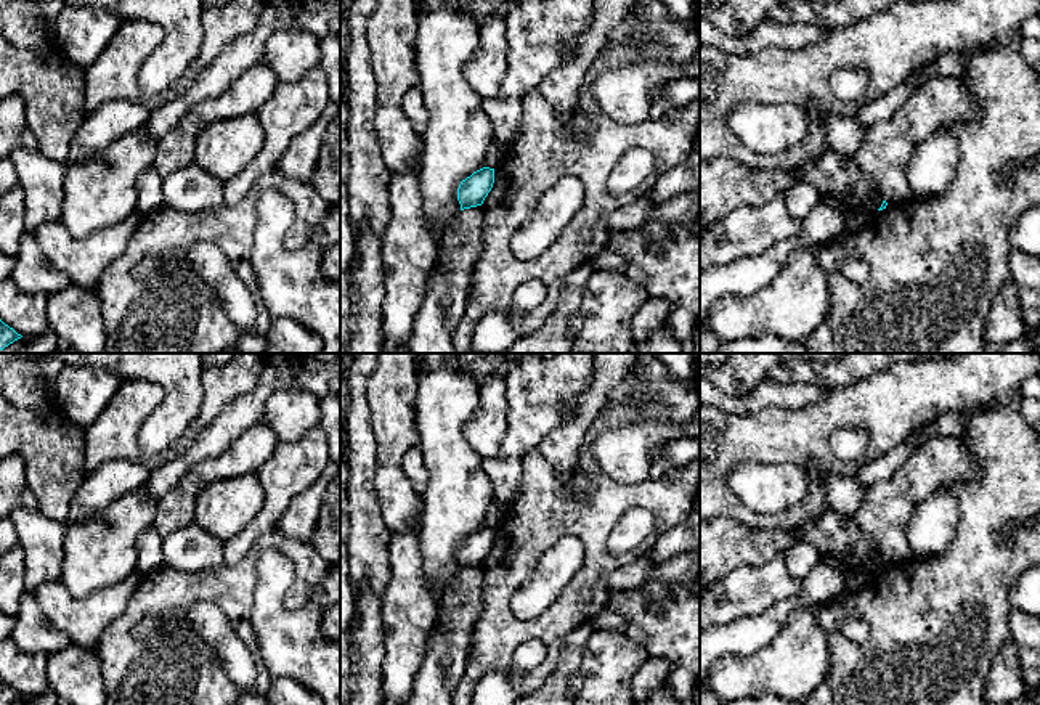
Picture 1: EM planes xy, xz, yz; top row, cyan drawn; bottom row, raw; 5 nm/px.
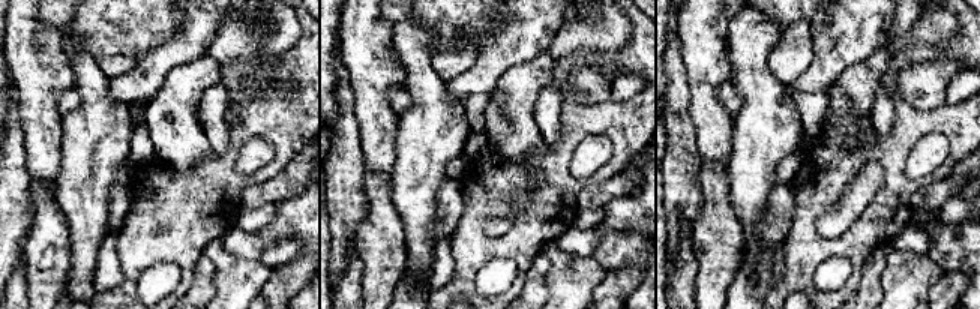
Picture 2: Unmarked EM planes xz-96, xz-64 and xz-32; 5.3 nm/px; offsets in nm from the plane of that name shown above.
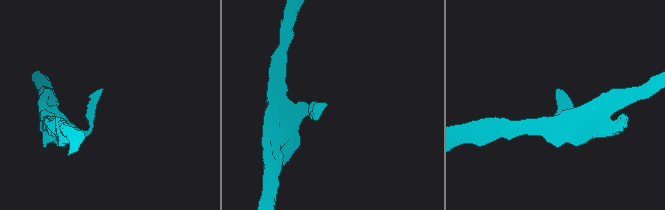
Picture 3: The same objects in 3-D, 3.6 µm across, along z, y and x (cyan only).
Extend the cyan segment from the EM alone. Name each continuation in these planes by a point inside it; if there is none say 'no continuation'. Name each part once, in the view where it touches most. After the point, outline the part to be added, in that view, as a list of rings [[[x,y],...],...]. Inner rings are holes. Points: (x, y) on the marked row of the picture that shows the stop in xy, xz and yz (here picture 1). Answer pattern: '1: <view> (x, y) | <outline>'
no continuation

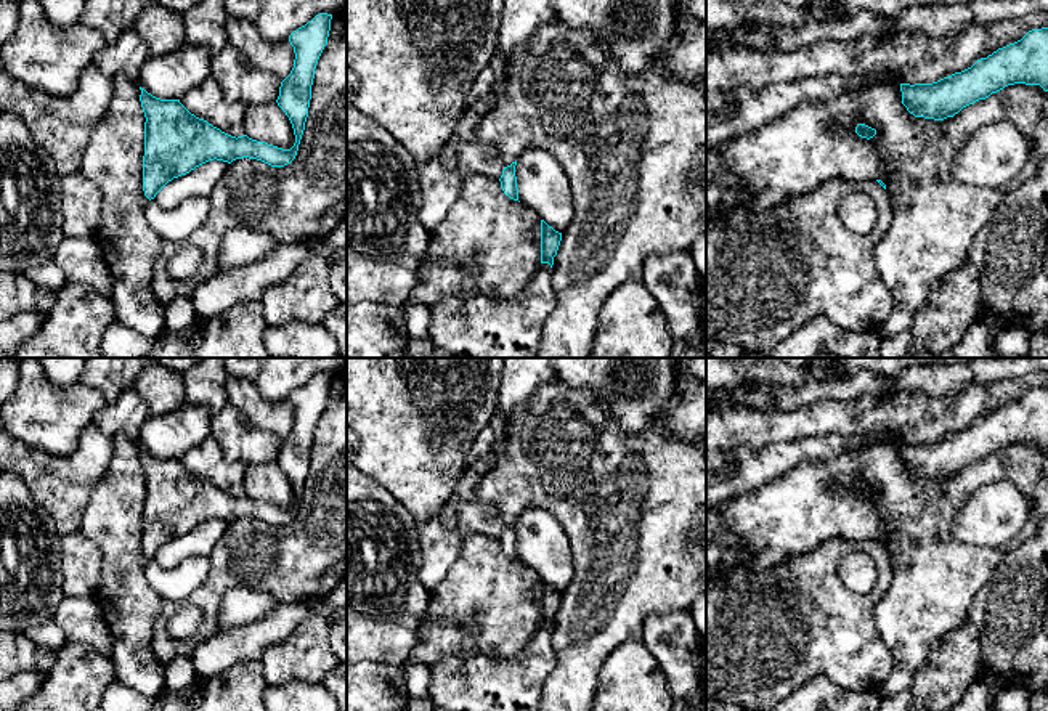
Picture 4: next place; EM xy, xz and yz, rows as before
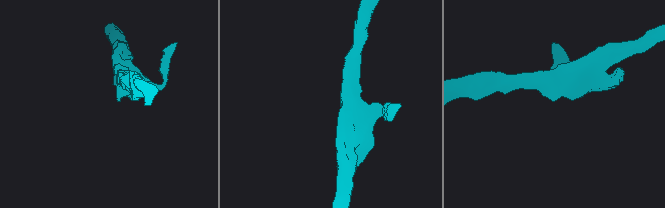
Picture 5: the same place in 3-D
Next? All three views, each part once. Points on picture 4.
1: xy (172, 225) | [[[188,197],[173,210],[162,209],[154,199],[146,204],[146,220],[162,241],[186,242],[189,236],[207,220],[209,197]]]

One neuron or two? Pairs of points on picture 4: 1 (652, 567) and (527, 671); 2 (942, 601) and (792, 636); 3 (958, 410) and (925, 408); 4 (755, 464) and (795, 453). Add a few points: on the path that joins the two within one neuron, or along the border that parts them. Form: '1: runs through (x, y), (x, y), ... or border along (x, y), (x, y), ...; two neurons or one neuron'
1: border along (552, 628), (554, 670), (543, 686); two neurons
2: border along (891, 583), (875, 605), (875, 628), (889, 650); two neurons
3: runs through (950, 410), (933, 410); one neuron
4: runs through (764, 464), (785, 456); one neuron

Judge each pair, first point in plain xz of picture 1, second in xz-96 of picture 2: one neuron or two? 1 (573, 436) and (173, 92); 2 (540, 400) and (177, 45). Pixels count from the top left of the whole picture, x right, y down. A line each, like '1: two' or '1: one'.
1: one
2: one

